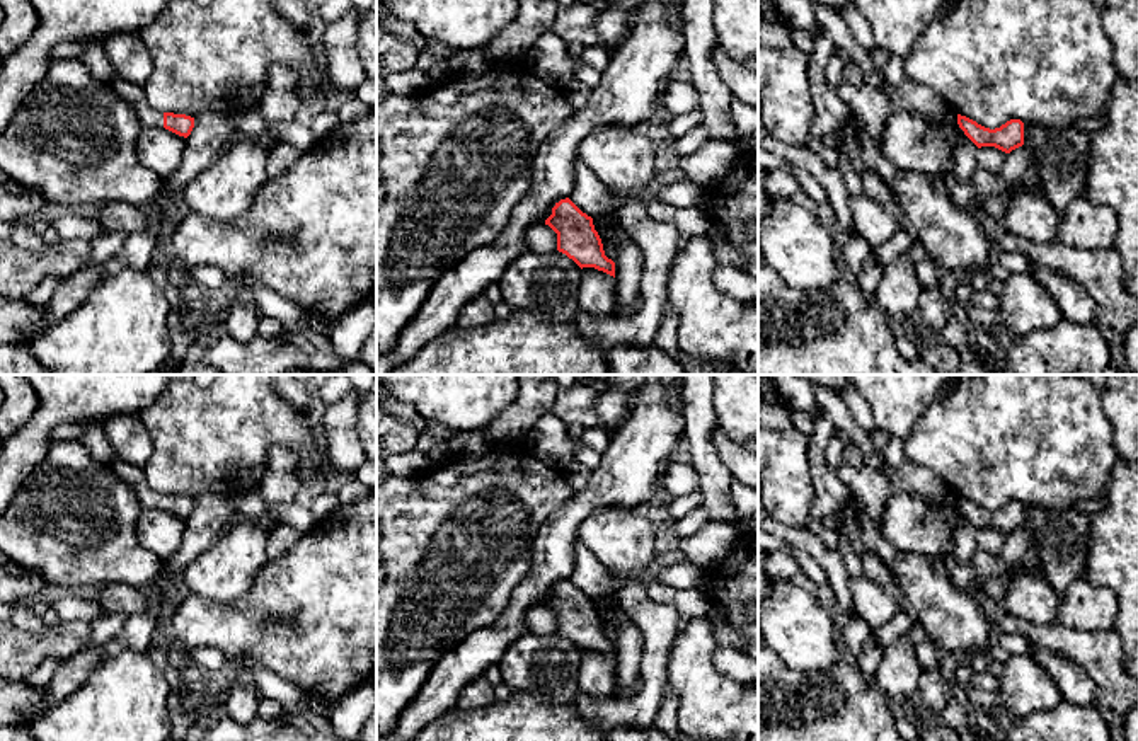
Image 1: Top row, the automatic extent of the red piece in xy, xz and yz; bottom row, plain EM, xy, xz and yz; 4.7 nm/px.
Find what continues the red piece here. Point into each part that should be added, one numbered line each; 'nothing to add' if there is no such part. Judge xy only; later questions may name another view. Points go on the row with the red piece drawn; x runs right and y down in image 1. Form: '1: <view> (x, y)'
1: xy (137, 96)

